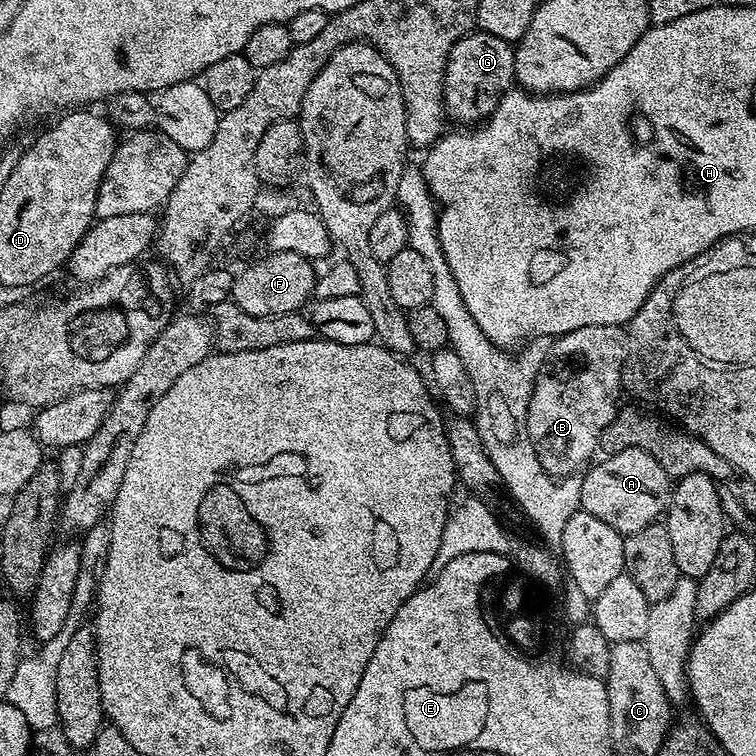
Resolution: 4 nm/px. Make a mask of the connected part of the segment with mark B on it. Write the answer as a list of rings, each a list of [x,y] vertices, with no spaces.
[[[603,324],[582,326],[574,330],[574,333],[576,336],[571,336],[568,332],[568,340],[560,340],[560,348],[554,348],[556,360],[552,360],[552,364],[544,364],[541,368],[539,376],[536,377],[540,388],[535,385],[532,387],[528,407],[528,433],[538,454],[538,462],[551,476],[557,478],[579,473],[597,455],[595,452],[600,448],[602,430],[616,417],[618,405],[621,403],[619,400],[624,371],[625,329],[619,324]]]

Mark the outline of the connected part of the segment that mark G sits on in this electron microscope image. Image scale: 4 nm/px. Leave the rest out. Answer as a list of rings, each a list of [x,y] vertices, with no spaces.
[[[479,30],[466,33],[450,50],[444,71],[444,111],[460,126],[476,126],[488,119],[506,92],[513,91],[516,71],[513,45]]]

